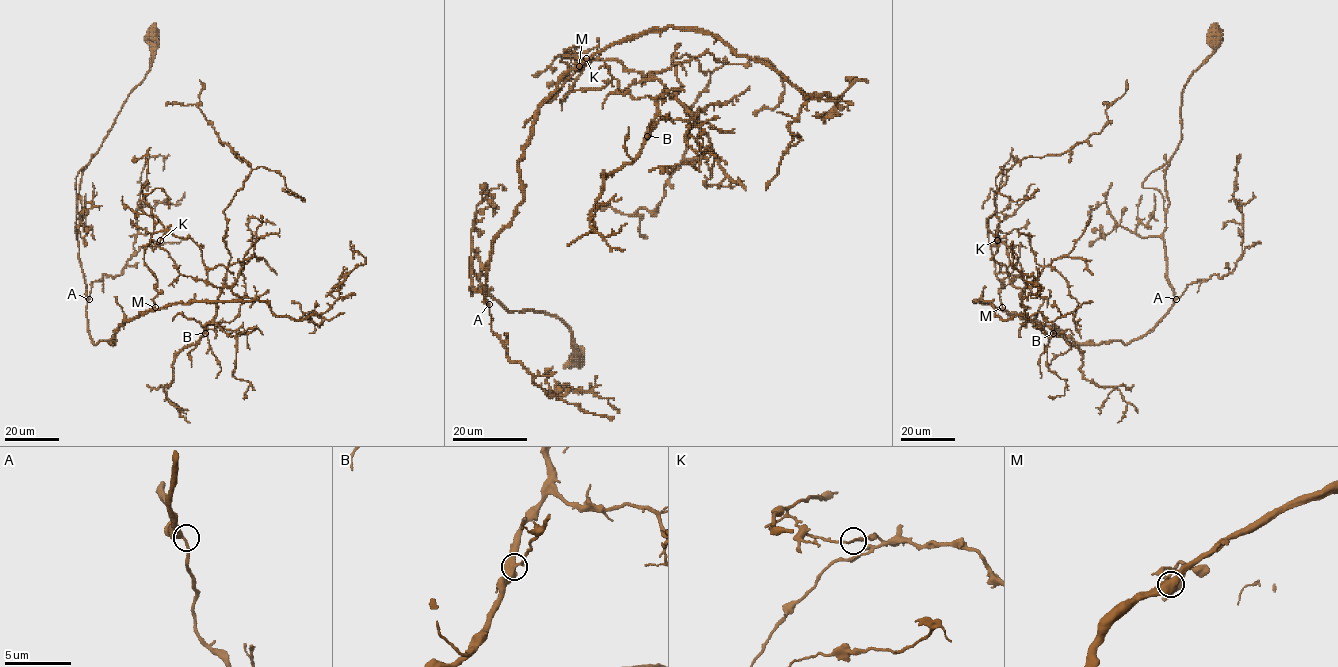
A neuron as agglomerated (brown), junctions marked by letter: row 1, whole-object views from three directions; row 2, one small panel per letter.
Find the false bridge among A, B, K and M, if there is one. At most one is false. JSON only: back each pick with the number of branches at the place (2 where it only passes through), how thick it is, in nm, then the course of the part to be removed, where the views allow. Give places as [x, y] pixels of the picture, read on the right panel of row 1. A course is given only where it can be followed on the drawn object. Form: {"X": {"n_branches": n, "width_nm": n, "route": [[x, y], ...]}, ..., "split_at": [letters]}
{"K": {"n_branches": 2, "width_nm": 160, "route": [[997, 240], [1023, 288], [986, 224], [995, 192], [1025, 157], [1100, 132], [1103, 105]]}, "split_at": ["K"]}

